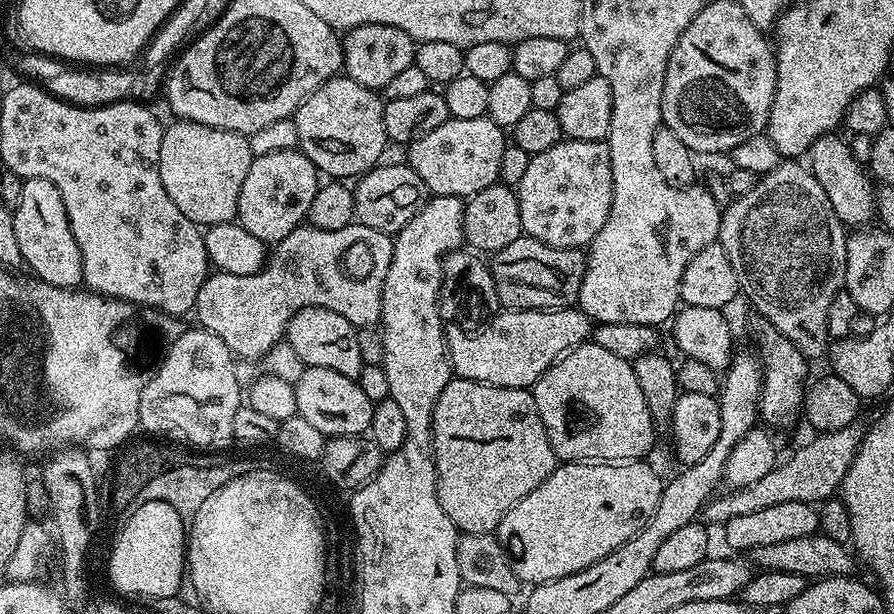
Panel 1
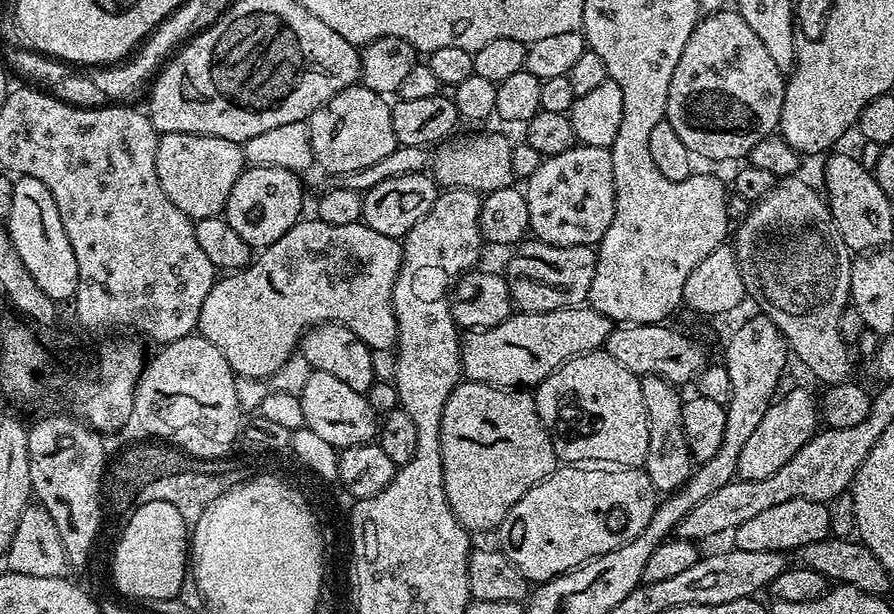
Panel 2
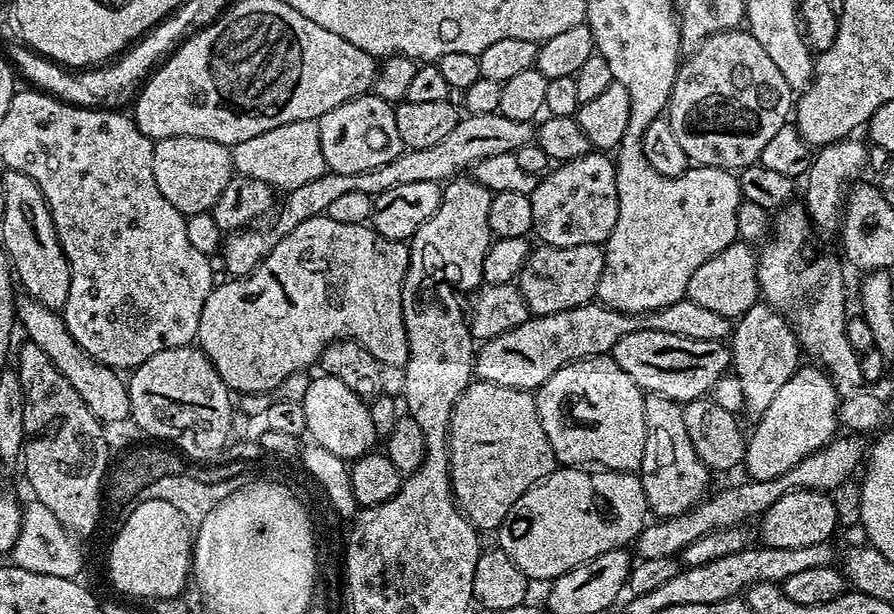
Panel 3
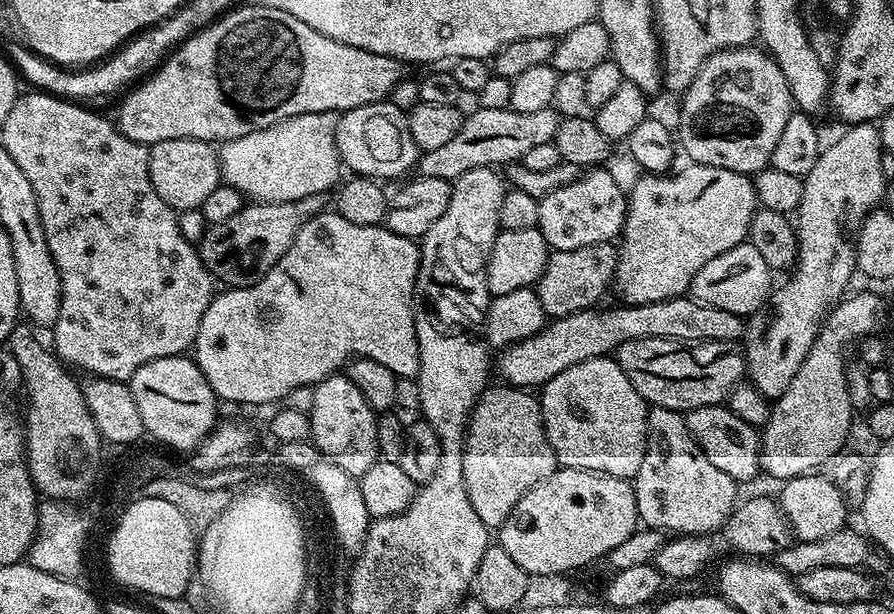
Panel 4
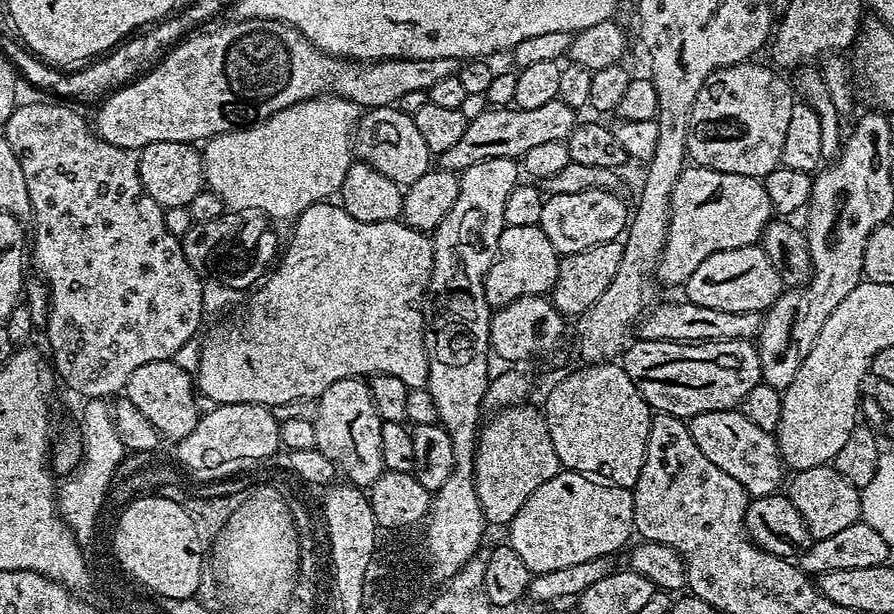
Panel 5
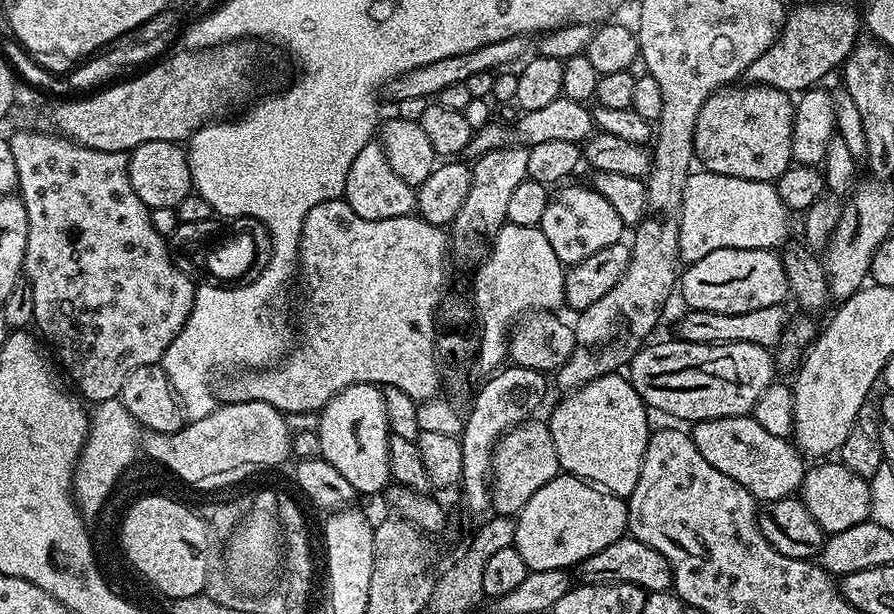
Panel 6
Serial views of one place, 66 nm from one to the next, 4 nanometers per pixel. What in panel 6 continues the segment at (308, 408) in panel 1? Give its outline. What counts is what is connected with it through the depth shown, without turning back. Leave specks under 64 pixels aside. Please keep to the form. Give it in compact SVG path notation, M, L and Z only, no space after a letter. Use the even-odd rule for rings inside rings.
M355 384L354 386L346 386L346 390L342 390L338 394L334 394L334 398L330 398L330 402L326 402L326 406L321 408L320 411L320 456L330 465L342 474L343 478L346 478L347 482L350 482L353 486L353 490L356 494L362 494L372 496L375 492L383 493L385 489L389 487L392 475L390 474L390 429L388 427L388 415L386 414L386 402L384 401L384 393L375 384Z

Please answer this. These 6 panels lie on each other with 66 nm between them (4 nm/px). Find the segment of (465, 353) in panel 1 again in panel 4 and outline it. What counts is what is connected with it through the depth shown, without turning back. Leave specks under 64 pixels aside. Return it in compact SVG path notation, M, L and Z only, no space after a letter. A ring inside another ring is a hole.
M687 295L676 296L673 300L630 304L612 308L609 312L585 310L569 316L562 316L545 323L544 329L522 342L514 342L503 349L500 356L500 372L509 385L525 390L531 384L542 386L550 378L562 374L570 366L595 356L608 356L615 353L622 342L634 338L670 338L695 342L698 340L739 341L744 335L745 321L730 310L718 310L709 304L700 304Z

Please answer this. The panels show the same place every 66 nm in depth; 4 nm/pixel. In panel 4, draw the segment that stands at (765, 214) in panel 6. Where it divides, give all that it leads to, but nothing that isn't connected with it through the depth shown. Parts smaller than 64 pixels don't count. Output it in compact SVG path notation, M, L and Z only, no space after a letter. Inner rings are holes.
M689 163L687 167L677 176L641 175L632 192L630 188L627 193L628 213L618 240L614 277L614 288L620 291L625 305L662 302L685 295L692 287L694 274L698 274L710 258L718 258L718 254L726 254L726 250L748 240L748 228L758 209L751 179L743 172L722 170L718 166Z

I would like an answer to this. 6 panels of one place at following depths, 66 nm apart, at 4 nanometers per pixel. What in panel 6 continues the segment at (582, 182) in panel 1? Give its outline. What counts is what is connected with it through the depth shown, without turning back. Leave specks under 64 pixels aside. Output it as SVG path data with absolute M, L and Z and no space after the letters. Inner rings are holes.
M591 186L563 188L556 190L561 190L561 192L553 191L551 193L546 206L546 214L542 214L542 222L538 225L542 234L546 234L546 238L550 241L554 254L558 254L561 264L565 266L577 264L590 258L590 254L598 254L598 250L606 250L606 246L621 243L623 236L620 235L626 232L626 226L622 222L622 218L618 218L618 210L614 210L614 206L610 206L610 202L606 202L606 198L602 198L602 194L598 194Z

